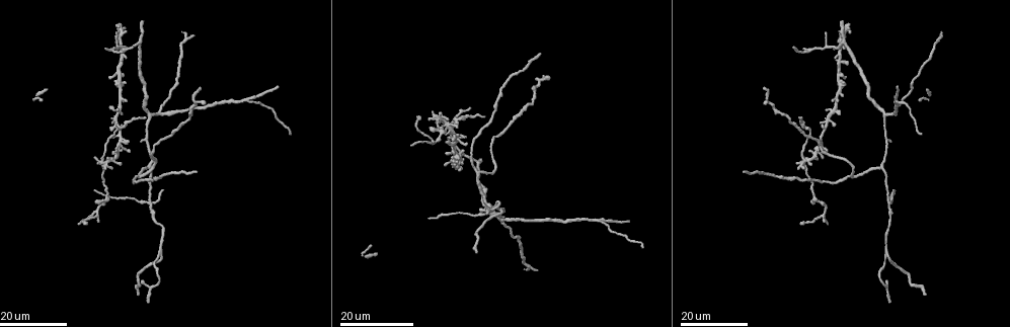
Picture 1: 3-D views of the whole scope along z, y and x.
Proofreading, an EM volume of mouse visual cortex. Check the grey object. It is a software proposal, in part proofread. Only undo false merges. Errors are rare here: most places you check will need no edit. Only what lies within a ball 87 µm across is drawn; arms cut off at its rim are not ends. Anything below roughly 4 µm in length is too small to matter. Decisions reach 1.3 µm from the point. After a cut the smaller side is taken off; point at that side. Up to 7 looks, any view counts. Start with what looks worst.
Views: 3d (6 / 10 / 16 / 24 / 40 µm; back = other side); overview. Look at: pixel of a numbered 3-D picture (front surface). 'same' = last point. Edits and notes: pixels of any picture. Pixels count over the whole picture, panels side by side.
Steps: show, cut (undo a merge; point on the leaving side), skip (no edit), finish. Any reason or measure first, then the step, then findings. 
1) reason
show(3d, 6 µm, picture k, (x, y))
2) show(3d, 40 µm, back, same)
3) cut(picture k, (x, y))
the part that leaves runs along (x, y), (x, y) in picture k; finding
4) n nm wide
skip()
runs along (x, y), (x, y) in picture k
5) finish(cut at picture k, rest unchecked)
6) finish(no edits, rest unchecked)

looks like a crossing
show(3d, 24 µm, picture 1, (148, 204))

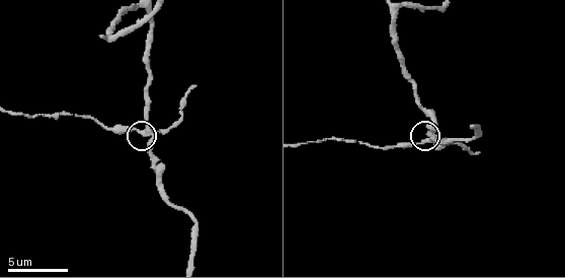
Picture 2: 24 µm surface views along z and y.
show(3d, 6 µm, picture 2, (148, 133))

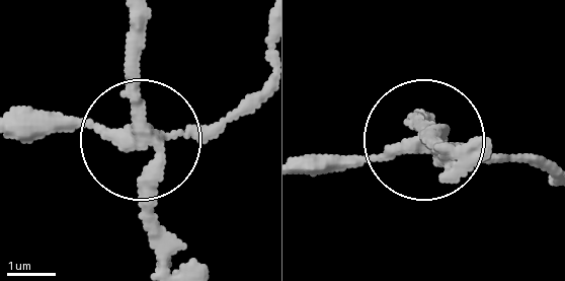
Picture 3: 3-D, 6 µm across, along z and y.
4 arms
cut(picture 3, (217, 131))
the part that leaves runs along (143, 134), (26, 122) in picture 3; a second cell is stuck on

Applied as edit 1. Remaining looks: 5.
branch point
show(3d, 24 µm, picture 1, (500, 209))

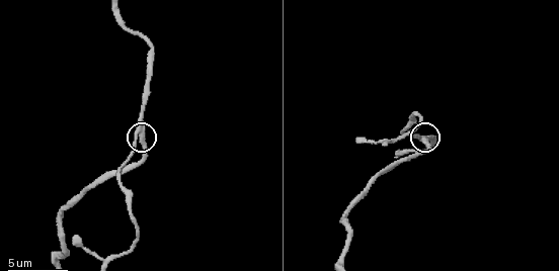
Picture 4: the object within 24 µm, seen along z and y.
zoom in
show(3d, 10 µm, picture 4, (422, 140))

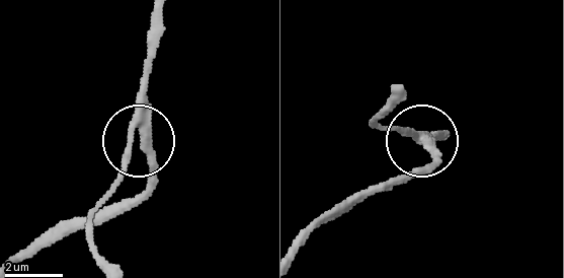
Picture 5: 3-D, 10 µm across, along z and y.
show(3d, 10 µm, back, picture 5, (425, 145))

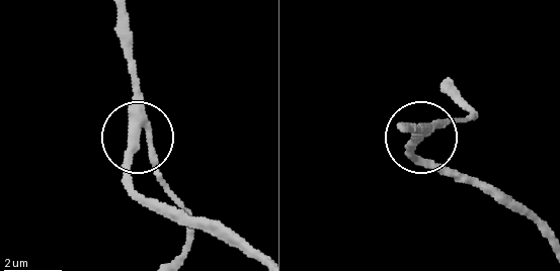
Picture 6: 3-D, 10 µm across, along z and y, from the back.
3 arms
skip()
runs along (120, 15), (134, 124), (174, 194) in picture 6; all the same cell

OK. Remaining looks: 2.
side arm on a straight run
show(3d, 24 µm, picture 1, (831, 46))

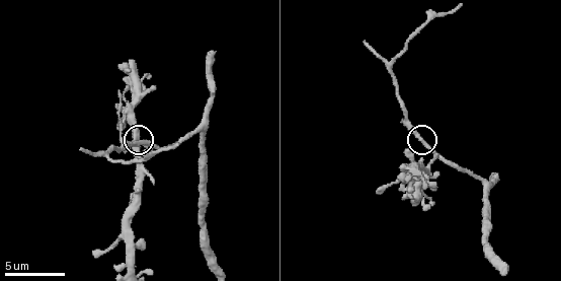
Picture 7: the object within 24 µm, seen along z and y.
show(3d, 10 µm, picture 7, (420, 137))

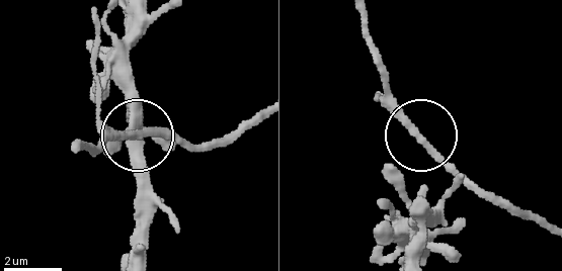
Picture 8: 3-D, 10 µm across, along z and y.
180 nm wide
skip()
continuous, no second cell

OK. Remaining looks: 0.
finish(cut at picture 3, rest unchecked)

